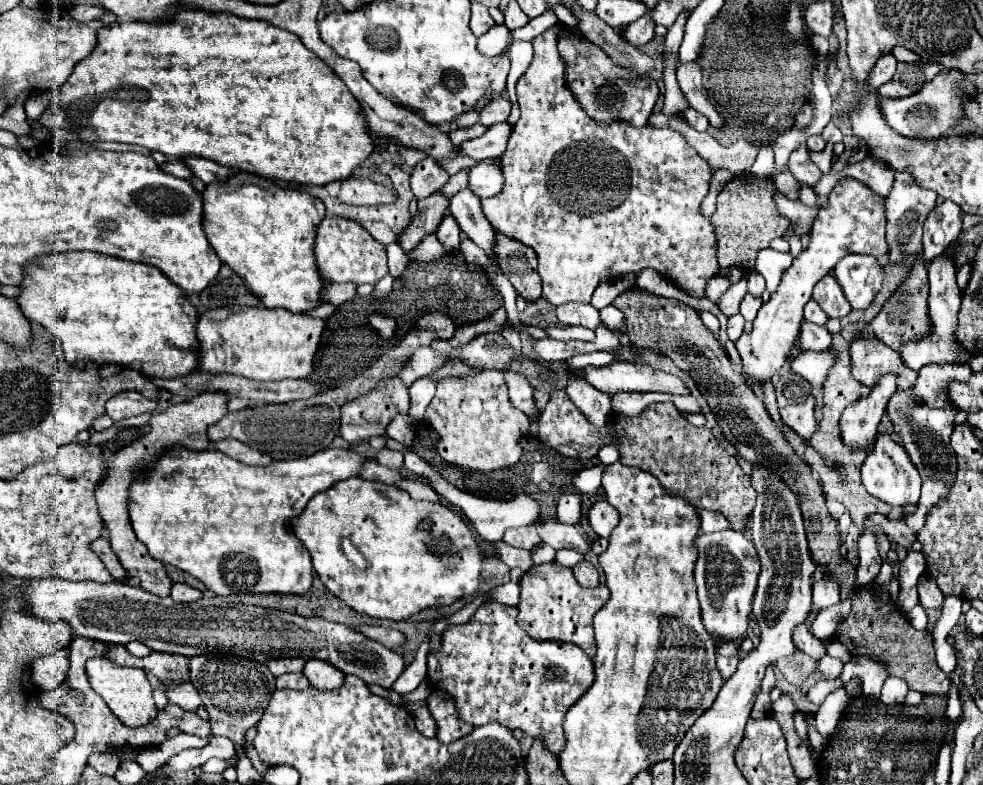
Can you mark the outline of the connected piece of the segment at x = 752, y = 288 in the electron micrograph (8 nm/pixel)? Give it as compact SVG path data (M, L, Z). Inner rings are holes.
M755 271L747 279L747 293L751 293L753 297L761 297L765 293L765 279Z

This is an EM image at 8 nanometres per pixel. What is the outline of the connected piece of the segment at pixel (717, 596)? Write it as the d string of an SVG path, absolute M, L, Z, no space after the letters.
M717 531L699 535L697 549L699 559L695 567L695 581L703 625L713 637L727 643L735 643L745 637L751 621L753 591L757 589L757 577L761 571L757 549L749 537L737 531Z

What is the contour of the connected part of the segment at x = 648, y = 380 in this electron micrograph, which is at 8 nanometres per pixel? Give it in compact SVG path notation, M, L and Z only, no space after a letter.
M617 361L611 367L603 367L603 369L587 367L583 371L573 371L573 373L583 373L593 387L609 395L615 395L621 391L627 391L627 393L663 391L671 395L691 393L691 389L679 377L653 369L649 365L629 365L629 363Z

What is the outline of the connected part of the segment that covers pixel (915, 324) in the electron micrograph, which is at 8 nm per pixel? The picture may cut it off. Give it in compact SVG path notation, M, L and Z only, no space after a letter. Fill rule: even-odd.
M919 259L913 263L909 277L897 287L897 291L885 301L883 309L875 315L871 321L873 333L891 349L899 351L905 341L917 341L917 337L925 337L929 333L929 307L927 307L927 295L929 295L929 283L927 283L927 265Z

